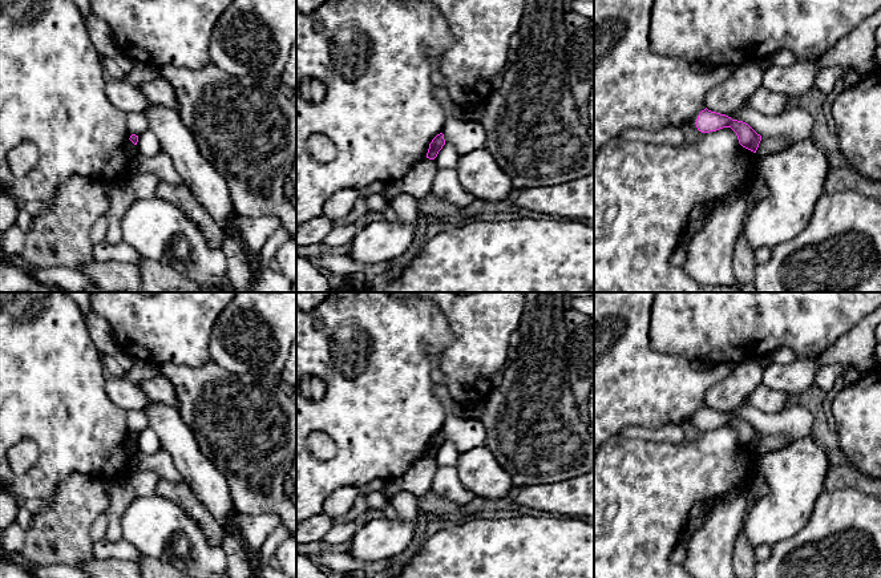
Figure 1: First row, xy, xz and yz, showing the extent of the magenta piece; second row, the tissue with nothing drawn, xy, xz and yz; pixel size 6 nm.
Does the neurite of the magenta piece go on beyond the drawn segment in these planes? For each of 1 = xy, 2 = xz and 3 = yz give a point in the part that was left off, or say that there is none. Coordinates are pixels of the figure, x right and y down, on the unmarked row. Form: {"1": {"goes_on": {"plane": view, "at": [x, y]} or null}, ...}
{"1": {"goes_on": null}, "2": {"goes_on": null}, "3": {"goes_on": null}}

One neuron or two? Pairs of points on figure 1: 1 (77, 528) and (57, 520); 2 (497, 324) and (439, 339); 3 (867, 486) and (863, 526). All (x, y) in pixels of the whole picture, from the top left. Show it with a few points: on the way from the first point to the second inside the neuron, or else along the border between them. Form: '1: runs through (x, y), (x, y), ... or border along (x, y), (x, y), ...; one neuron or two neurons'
1: runs through (72, 528), (63, 525); one neuron
2: border along (439, 307), (453, 335), (440, 363); two neurons
3: border along (835, 489), (859, 489), (867, 494); two neurons

